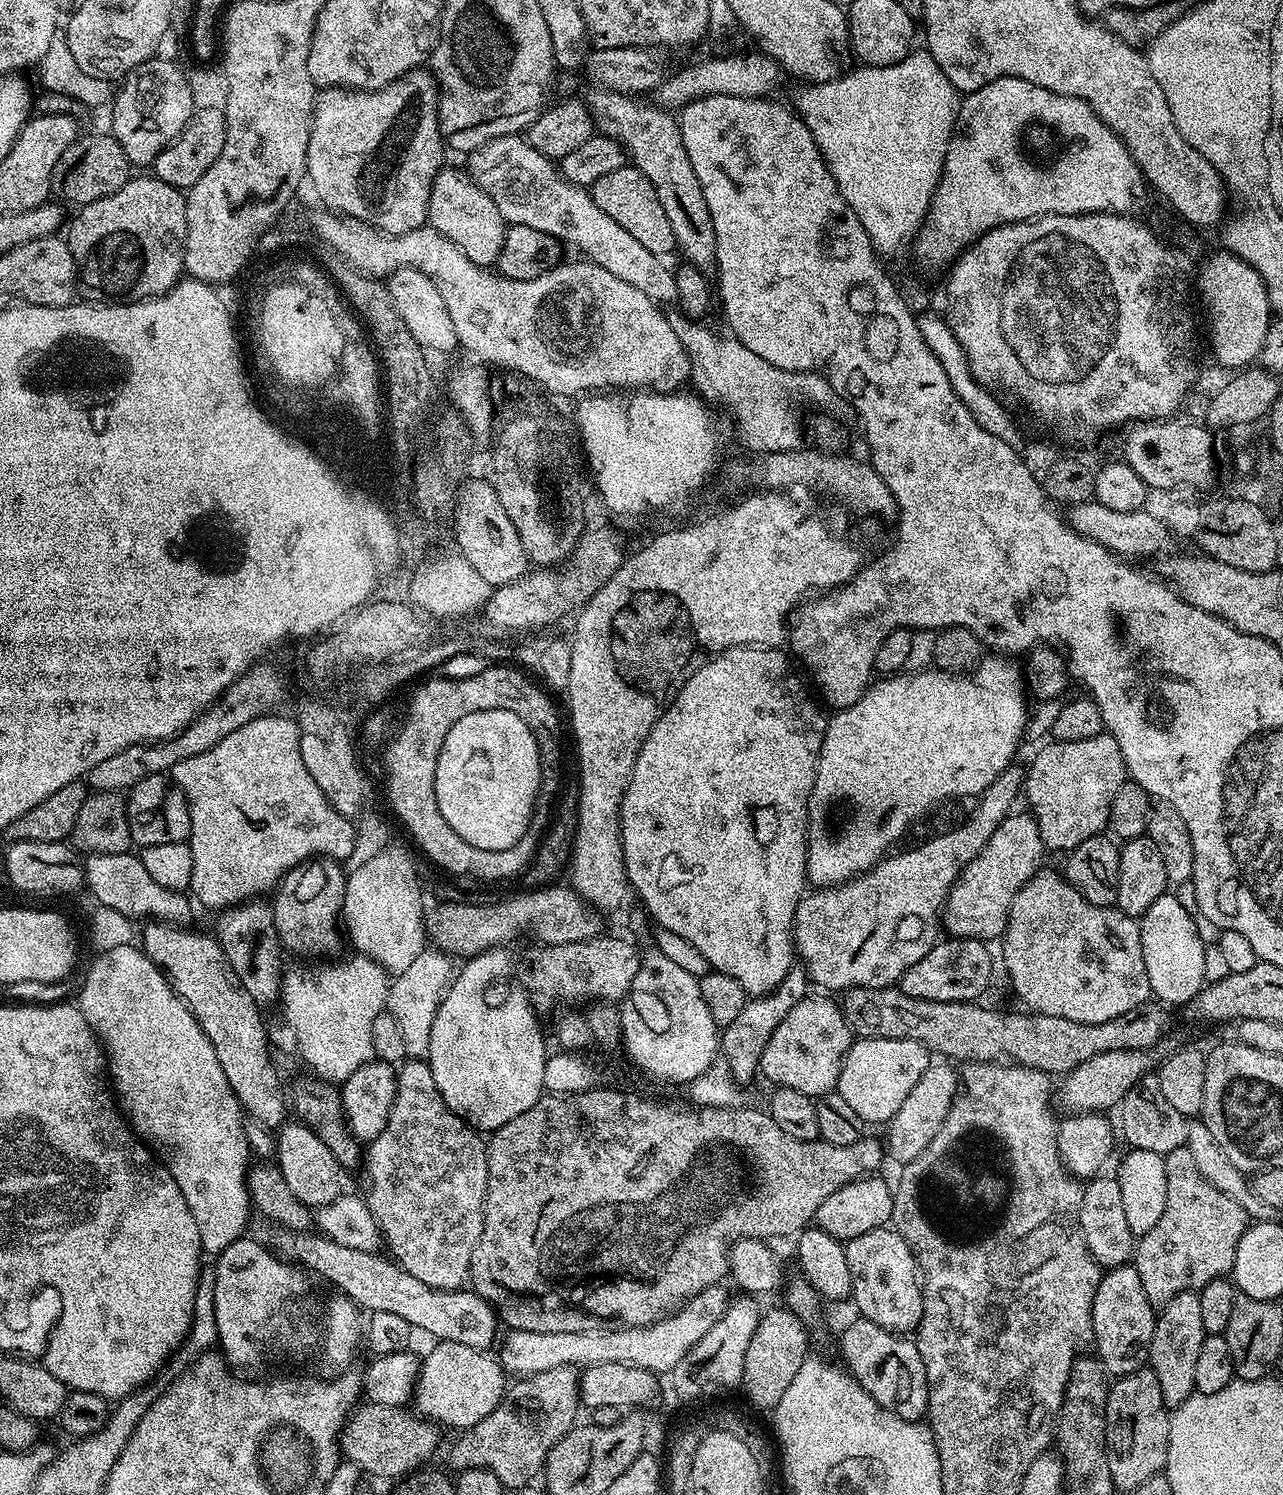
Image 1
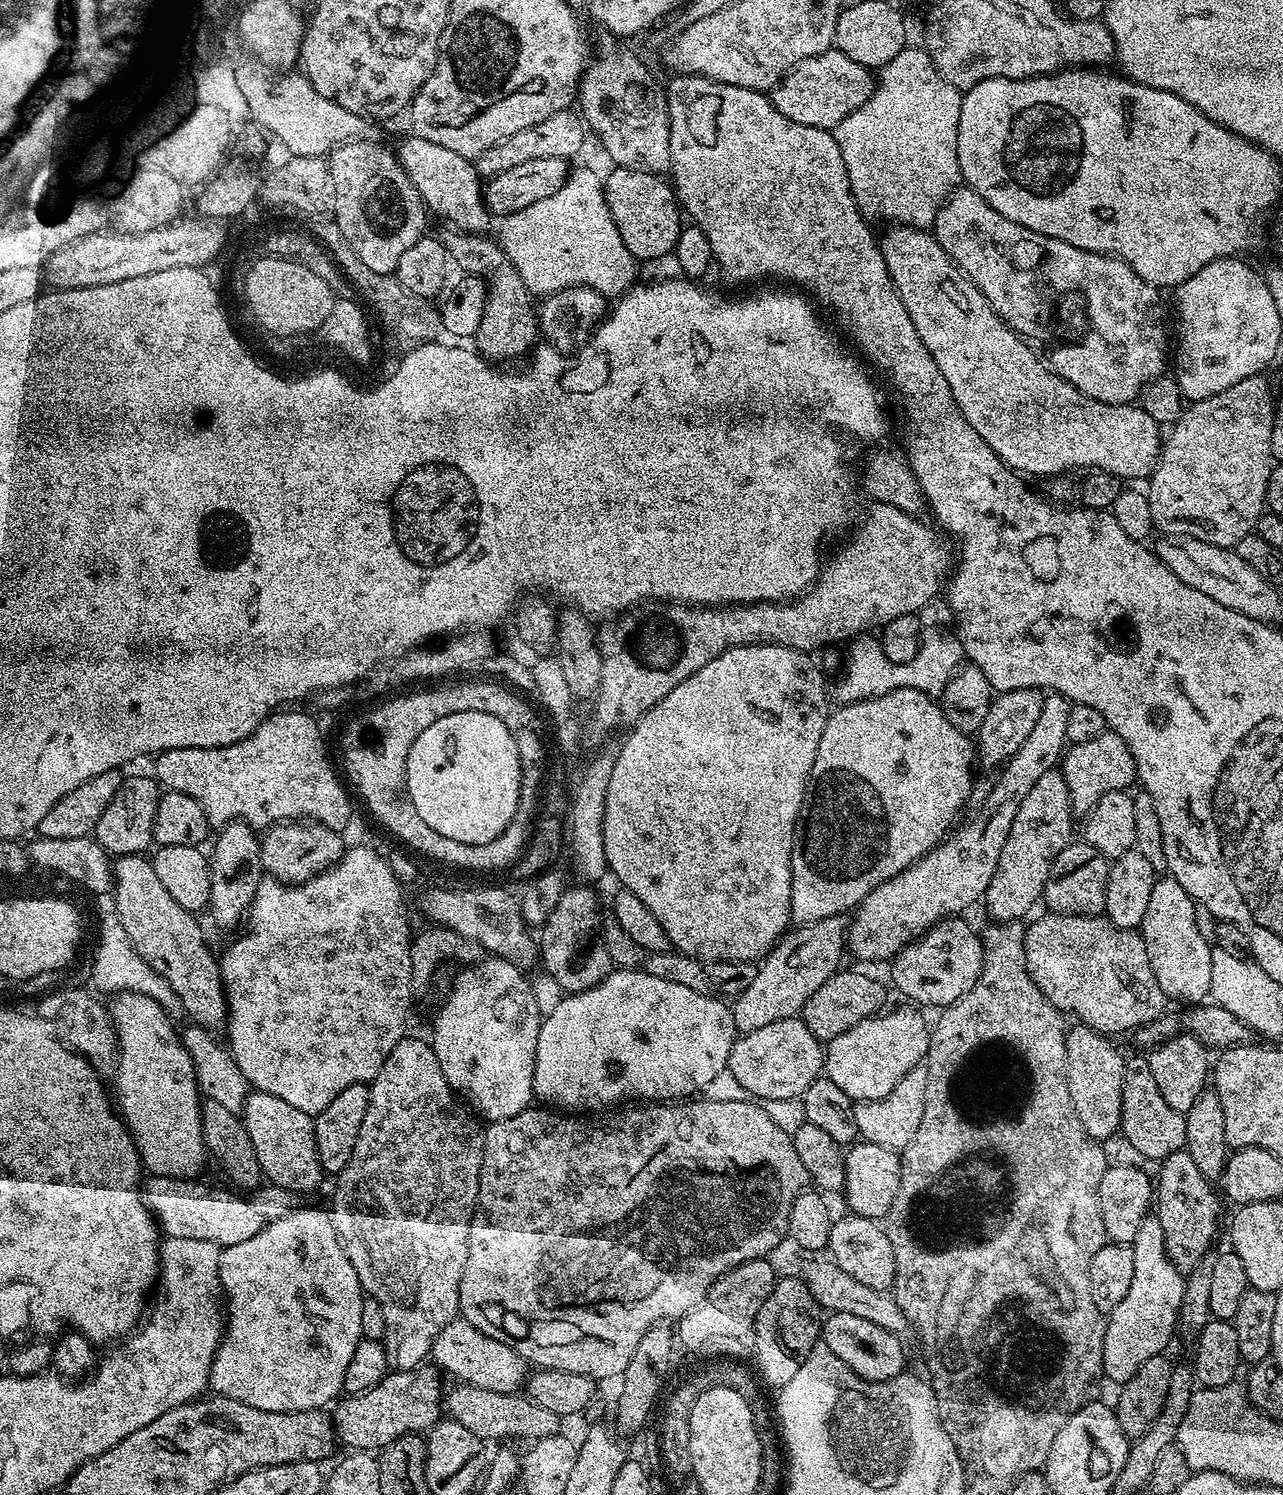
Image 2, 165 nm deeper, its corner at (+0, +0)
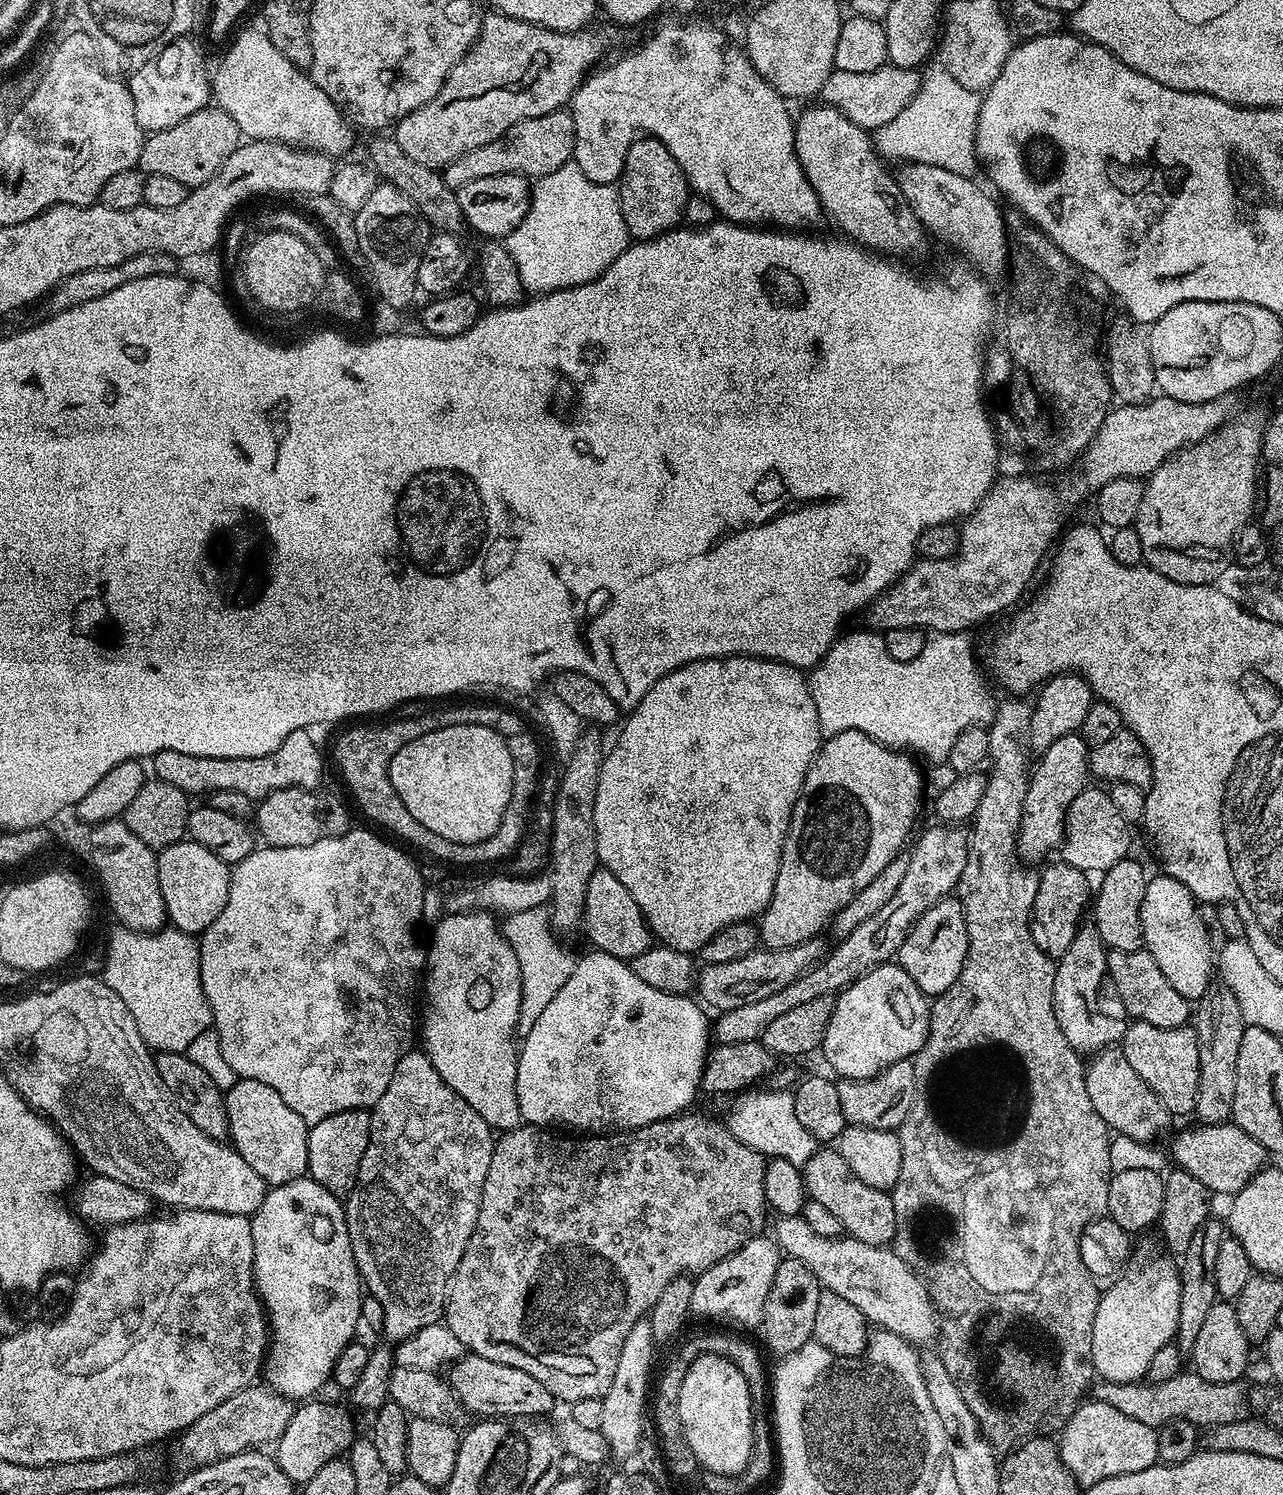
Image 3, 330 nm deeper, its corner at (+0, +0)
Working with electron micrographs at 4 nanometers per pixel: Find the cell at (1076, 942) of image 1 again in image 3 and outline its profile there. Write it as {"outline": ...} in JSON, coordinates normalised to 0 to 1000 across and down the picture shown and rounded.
{"outline":[[[894,635],[887,637],[864,637],[864,653],[869,666],[878,673],[880,680],[883,683],[896,684],[896,686],[906,688],[922,688],[928,682],[928,670],[903,649],[903,643]]]}

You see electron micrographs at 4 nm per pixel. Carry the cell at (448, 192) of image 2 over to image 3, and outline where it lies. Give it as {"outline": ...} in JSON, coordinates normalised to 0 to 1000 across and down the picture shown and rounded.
{"outline":[[[200,19],[185,21],[184,27],[164,49],[164,62],[168,69],[182,79],[188,92],[213,94],[264,106],[274,96],[275,84],[262,69],[248,60],[239,47],[226,41],[226,39],[210,28],[208,21]]]}

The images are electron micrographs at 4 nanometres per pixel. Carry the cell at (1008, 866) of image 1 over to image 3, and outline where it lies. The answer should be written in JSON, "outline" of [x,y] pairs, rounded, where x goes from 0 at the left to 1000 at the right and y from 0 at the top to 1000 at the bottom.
{"outline":[[[835,490],[825,496],[810,504],[811,509],[807,509],[803,516],[800,536],[797,539],[793,567],[799,576],[807,577],[816,570],[827,567],[829,561],[829,548],[832,546],[832,540],[844,527],[850,524],[850,501],[841,490]]]}

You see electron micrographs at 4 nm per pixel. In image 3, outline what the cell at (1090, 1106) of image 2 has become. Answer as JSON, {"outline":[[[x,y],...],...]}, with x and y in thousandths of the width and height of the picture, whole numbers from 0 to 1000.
{"outline":[[[843,617],[837,630],[834,630],[834,635],[825,639],[822,645],[822,678],[828,692],[831,692],[831,697],[834,697],[836,702],[843,705],[853,705],[872,699],[879,688],[881,680],[873,667],[862,660],[864,637],[853,617]]]}

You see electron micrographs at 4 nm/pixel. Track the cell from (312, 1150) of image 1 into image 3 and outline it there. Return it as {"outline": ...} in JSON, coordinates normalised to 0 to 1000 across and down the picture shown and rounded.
{"outline":[[[185,722],[182,727],[175,730],[175,739],[178,748],[178,760],[180,767],[183,768],[192,778],[206,789],[207,793],[214,793],[235,789],[240,783],[240,756],[242,753],[236,749],[207,724]]]}

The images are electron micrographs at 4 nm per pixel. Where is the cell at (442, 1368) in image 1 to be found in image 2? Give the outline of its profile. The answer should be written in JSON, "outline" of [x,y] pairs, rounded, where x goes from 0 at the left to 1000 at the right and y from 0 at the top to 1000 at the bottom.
{"outline":[[[334,914],[306,917],[284,931],[266,936],[260,944],[263,964],[271,970],[298,970],[311,961],[333,959],[345,949],[344,918]]]}

